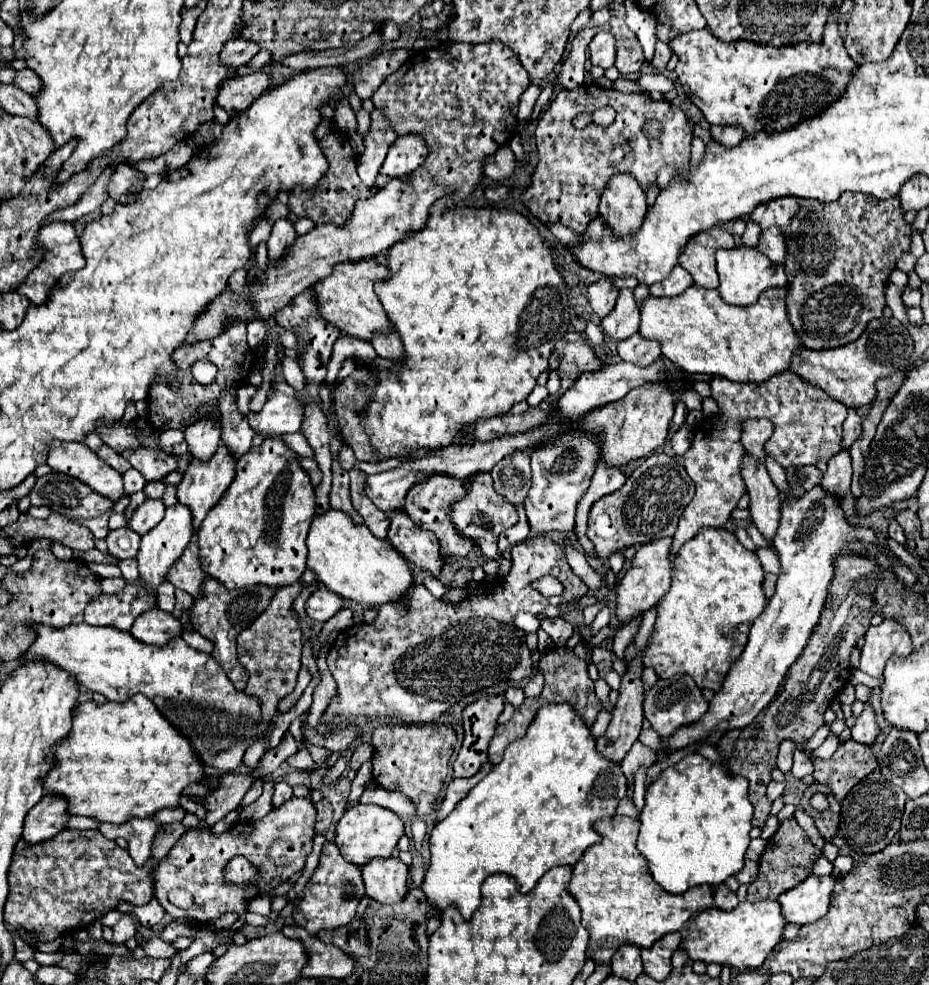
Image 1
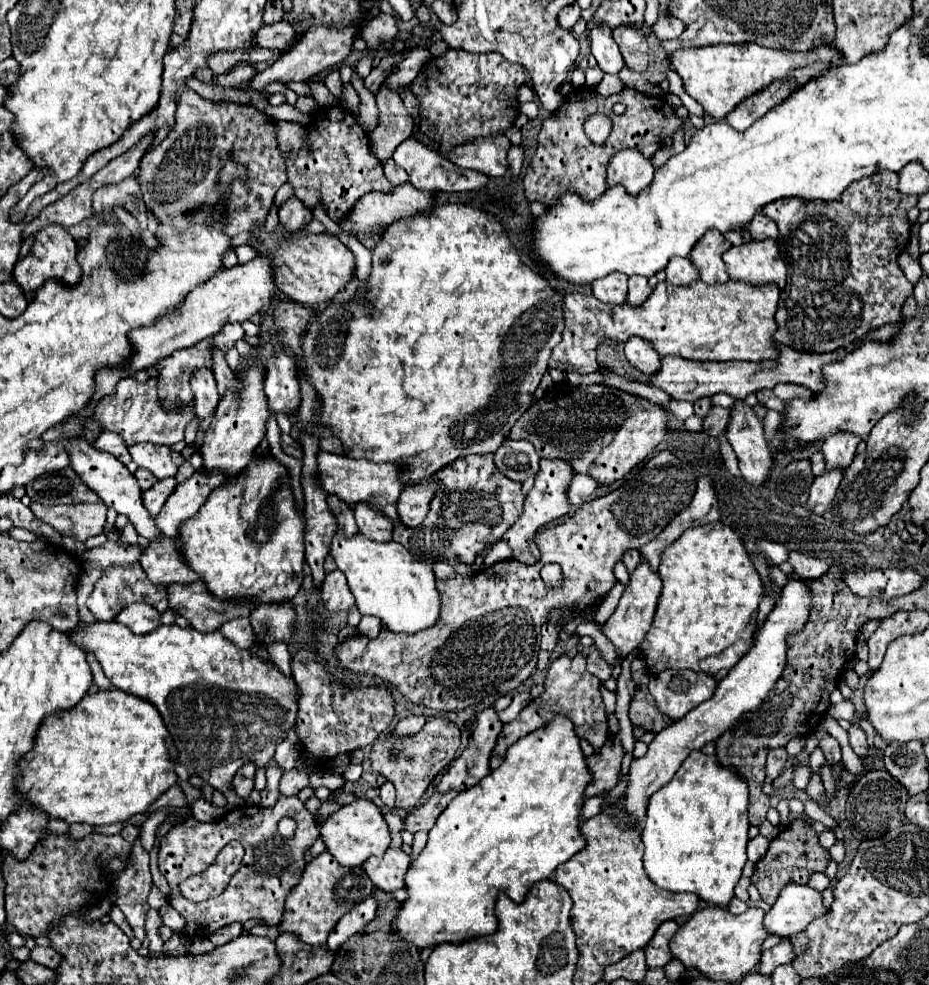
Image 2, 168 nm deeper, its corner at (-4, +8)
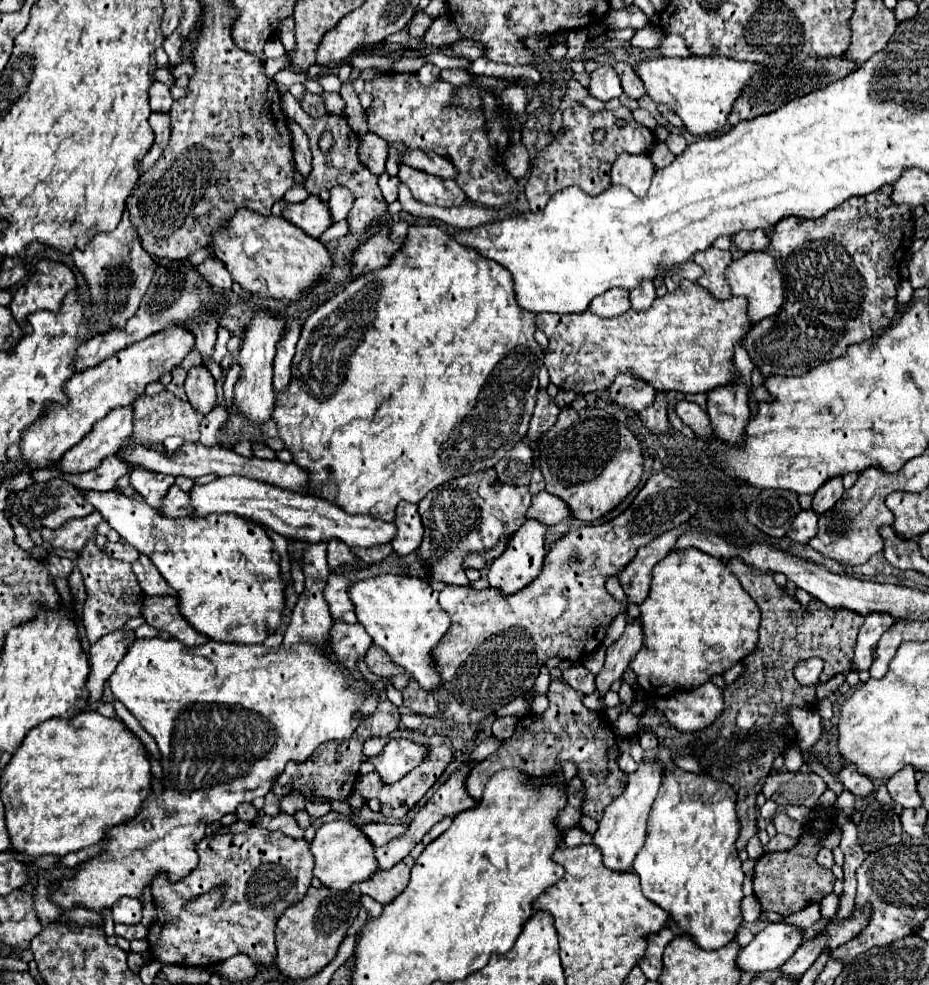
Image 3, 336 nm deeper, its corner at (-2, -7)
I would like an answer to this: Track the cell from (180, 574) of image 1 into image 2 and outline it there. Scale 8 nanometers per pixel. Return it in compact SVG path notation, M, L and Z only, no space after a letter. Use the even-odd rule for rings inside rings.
M150 541L142 551L140 565L148 579L158 585L170 583L192 583L198 579L194 571L186 567L174 541Z

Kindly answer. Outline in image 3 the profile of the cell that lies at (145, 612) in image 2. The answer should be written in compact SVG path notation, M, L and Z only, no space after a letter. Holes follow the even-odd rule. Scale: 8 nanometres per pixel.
M116 630L102 636L96 644L92 644L90 648L92 672L88 676L90 702L96 702L102 696L102 686L108 680L108 676L114 672L114 662L124 658L126 646L130 646L134 640L136 640L134 632Z

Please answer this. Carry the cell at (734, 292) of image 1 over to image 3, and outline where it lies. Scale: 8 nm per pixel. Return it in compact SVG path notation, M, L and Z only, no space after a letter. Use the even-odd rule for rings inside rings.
M752 252L732 262L726 280L734 296L746 296L750 310L762 312L762 318L776 314L784 300L782 276L776 260L768 252Z

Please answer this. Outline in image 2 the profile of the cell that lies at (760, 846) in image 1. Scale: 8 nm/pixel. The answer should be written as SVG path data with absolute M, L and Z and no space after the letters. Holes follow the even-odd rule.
M762 835L750 839L750 841L748 841L748 859L750 859L752 863L756 863L756 861L766 853L766 849L768 849L768 845L770 845L772 839L774 839L774 837L762 837Z

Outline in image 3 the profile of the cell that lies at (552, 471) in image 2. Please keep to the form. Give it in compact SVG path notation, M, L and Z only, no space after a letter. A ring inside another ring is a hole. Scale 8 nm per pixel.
M528 518L518 532L512 534L508 540L506 550L492 562L490 572L488 572L488 582L492 588L498 588L502 594L512 594L522 590L528 582L540 576L542 572L542 562L546 556L546 546L544 546L544 534L546 534L546 524L538 522L536 518Z

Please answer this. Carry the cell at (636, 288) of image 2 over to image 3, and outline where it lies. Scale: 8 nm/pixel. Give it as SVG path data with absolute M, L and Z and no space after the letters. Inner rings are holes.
M644 282L630 292L630 304L634 310L648 310L656 298L656 288L652 282Z

